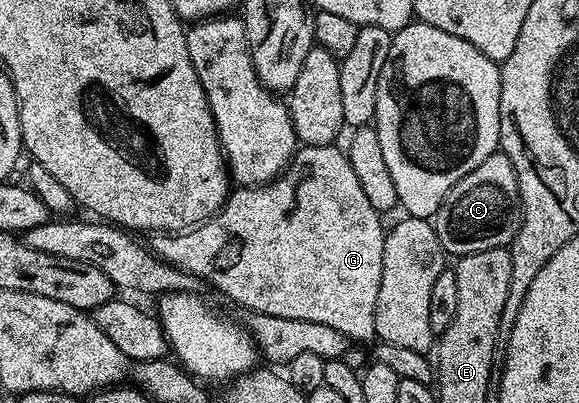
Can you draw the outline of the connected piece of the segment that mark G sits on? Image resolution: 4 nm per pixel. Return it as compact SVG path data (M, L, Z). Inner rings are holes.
M338 144L303 145L296 148L294 157L286 169L266 185L239 187L228 196L223 208L215 216L202 221L193 229L185 229L182 233L157 233L149 241L149 248L165 263L183 269L193 276L207 281L220 289L231 301L244 305L244 310L265 315L281 315L281 319L305 319L309 323L325 323L325 327L333 327L333 331L341 331L355 343L367 343L375 337L375 308L377 307L377 291L381 291L381 271L383 270L383 239L385 236L384 218L369 204L369 198L361 188L357 174L353 172L353 163L349 163L346 152L338 149Z

